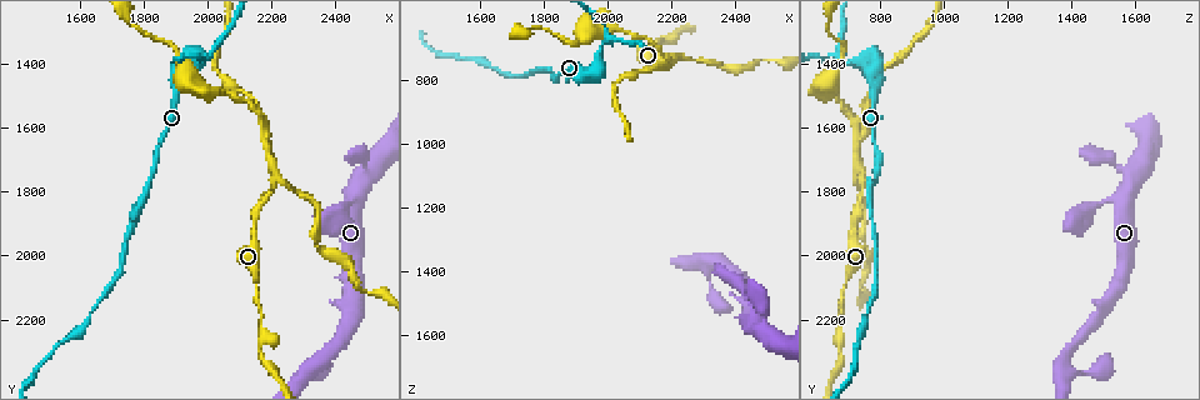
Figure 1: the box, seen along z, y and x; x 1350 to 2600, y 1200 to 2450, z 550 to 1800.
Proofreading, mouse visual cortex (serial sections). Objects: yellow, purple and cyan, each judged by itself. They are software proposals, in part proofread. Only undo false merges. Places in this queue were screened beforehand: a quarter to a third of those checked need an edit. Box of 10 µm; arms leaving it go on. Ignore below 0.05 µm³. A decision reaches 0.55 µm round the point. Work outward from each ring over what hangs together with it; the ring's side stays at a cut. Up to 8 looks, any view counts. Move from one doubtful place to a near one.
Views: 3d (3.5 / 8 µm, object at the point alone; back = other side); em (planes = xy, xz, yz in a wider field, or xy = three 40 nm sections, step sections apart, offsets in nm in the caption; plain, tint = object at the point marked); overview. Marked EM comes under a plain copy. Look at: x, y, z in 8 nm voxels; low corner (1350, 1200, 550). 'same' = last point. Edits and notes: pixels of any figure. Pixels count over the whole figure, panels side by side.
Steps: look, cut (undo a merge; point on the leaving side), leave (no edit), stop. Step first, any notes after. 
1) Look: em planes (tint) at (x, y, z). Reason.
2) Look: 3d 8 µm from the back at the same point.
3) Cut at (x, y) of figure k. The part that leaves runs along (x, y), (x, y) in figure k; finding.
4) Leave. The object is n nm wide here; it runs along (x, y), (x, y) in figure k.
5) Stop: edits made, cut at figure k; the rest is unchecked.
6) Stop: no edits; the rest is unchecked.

Look: 3d 3.5 µm at (2180, 1580, 750). Three arms meet.

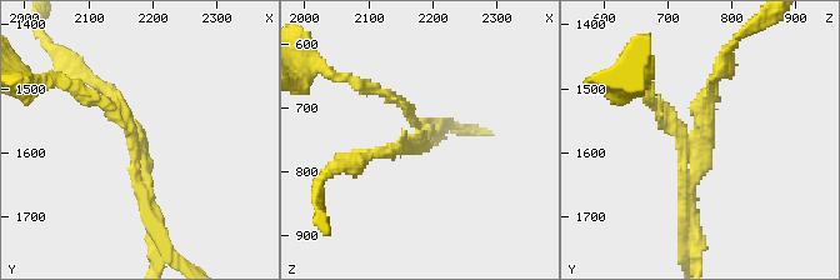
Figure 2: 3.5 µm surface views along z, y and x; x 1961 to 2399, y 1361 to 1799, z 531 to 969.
Look: em xy step 2 (tint) at (2185, 1580, 745). 3 arms meet here; the arms are 150, 150, 150 nm wide; shape alone is not enough.

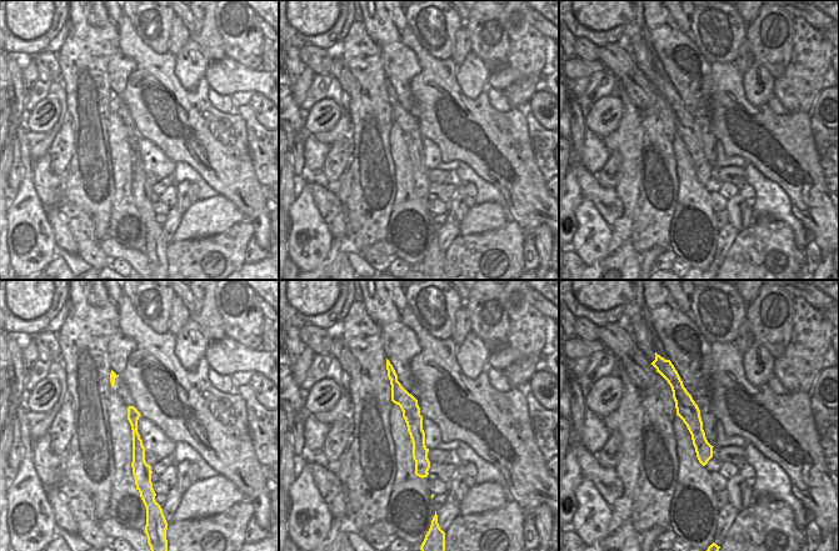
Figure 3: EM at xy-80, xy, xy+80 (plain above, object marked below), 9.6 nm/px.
Cut at (115, 116) of figure 2. A second cell is stuck on.

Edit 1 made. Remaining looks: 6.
Look: 3d 3.5 µm at (2000, 1380, 680).

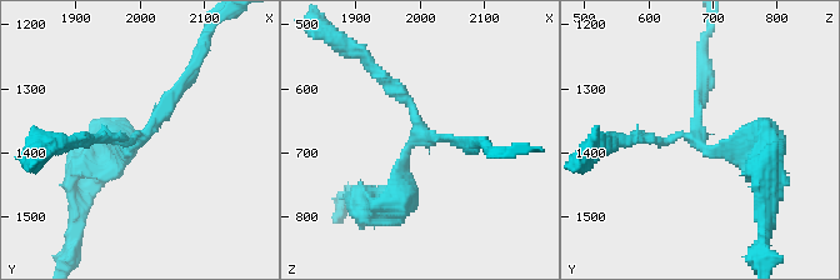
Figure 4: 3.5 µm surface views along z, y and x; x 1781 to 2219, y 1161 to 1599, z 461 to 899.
Look: em xy step 3 (tint) at (2005, 1375, 670). 3 arms meet here; the arms are 150, 150, 350 nm wide; now the EM.

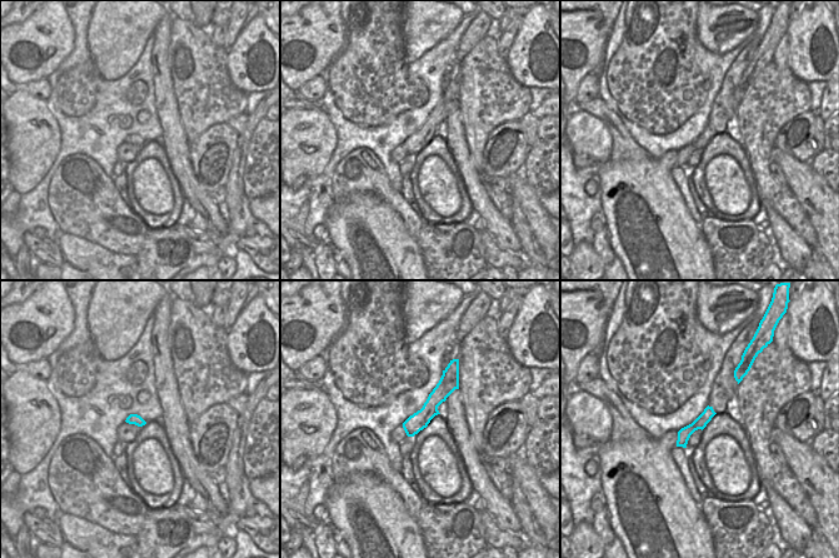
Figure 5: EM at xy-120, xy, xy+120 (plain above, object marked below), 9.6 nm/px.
Look: em xy step 2 (tint) at the same point.

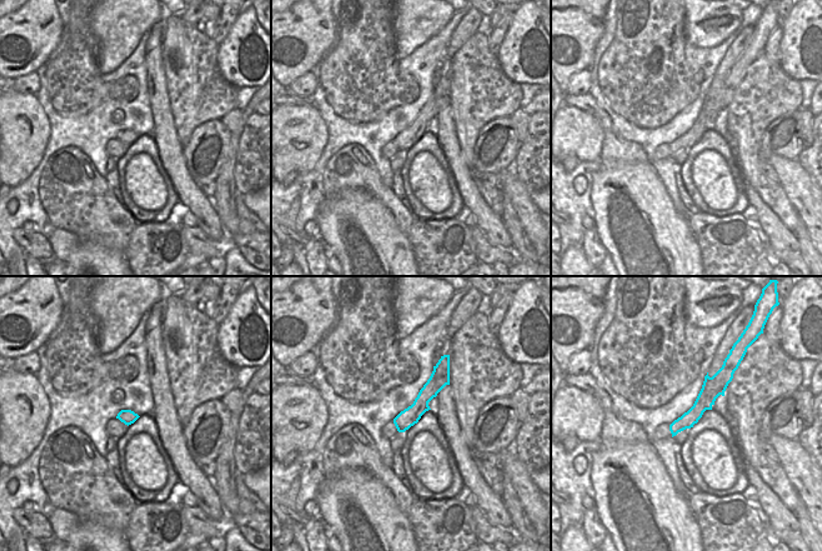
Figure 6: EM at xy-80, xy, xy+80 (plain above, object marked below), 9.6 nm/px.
Leave. It runs along (114, 156), (151, 126), (190, 73) in figure 4; all the same cell.

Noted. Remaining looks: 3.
Look: 3d 3.5 µm from the back at (2320, 2360, 1390). Sudden change in width.

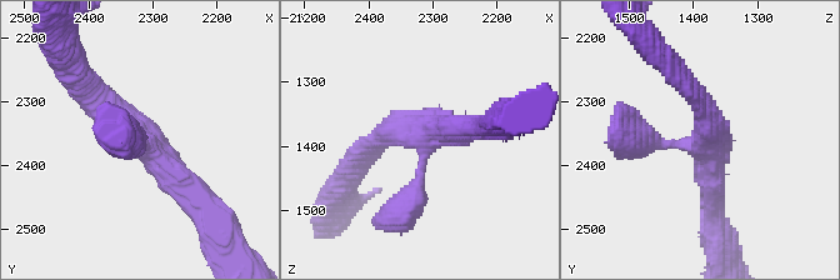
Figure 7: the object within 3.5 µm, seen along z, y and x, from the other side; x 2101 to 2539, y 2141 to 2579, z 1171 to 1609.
Look: em xy step 5 (tint) at (2315, 2365, 1390). 3 arms meet here; the arms are 250, 250, 350 nm wide; now the EM.

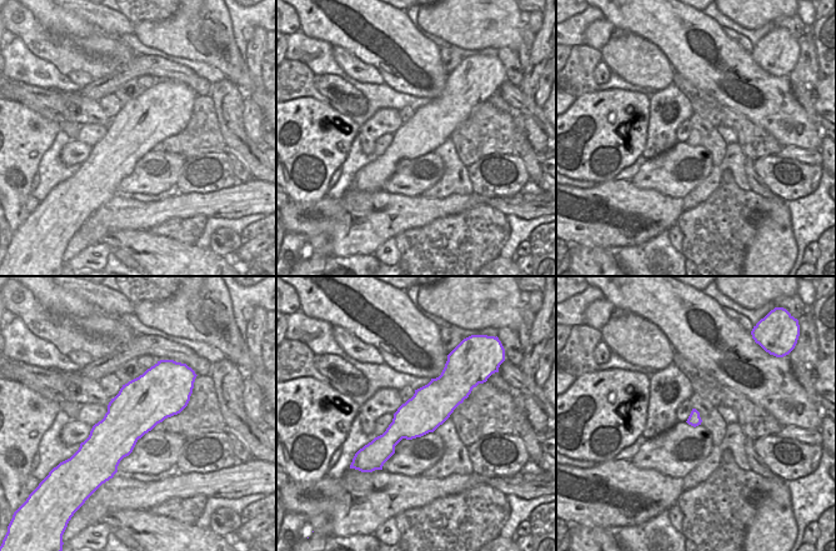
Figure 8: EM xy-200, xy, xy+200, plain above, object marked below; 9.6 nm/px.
Look: em xy step 2 (tint) at the same point. Cut it another way.

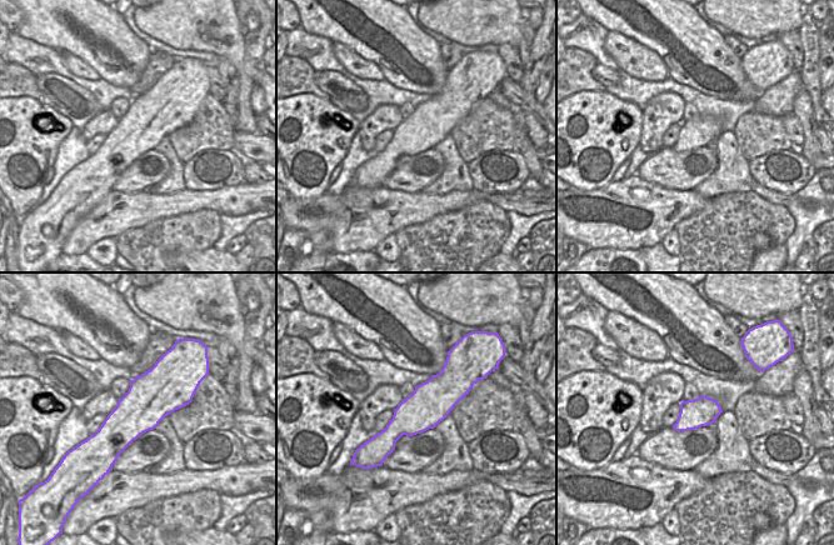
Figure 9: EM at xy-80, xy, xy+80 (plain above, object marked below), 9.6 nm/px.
Leave. The object is 400 nm wide here; it runs along (463, 385), (445, 389), (373, 444) in figure 9; one cell here.

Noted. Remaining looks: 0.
Stop: edits made, cut at figure 2; the rest is unchecked.

